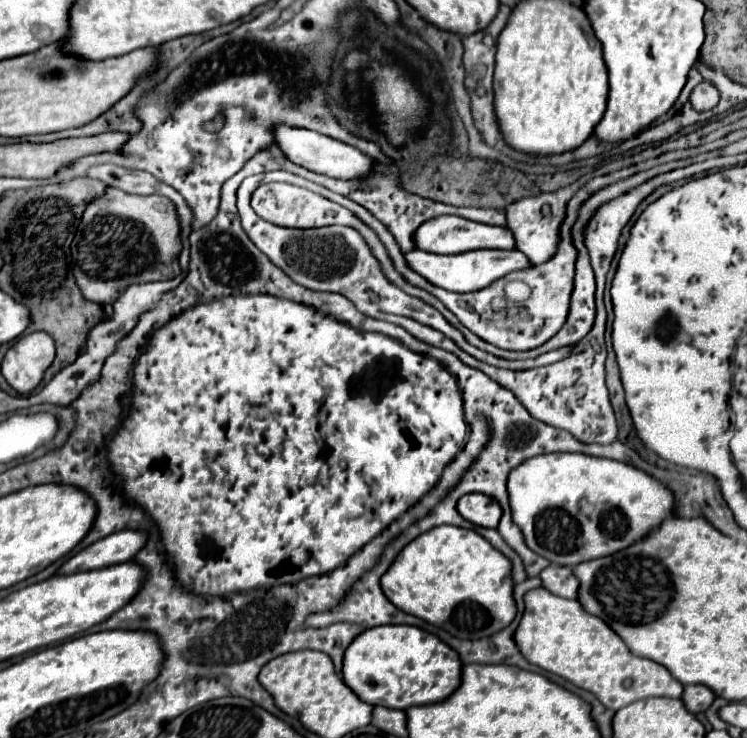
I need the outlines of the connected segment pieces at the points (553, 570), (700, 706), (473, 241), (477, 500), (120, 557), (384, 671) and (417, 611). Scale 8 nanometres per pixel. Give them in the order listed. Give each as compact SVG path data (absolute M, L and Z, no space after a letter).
M549 565L547 569L543 569L543 573L539 573L539 577L541 577L541 585L549 589L553 595L559 595L565 599L577 599L579 581L575 579L569 567Z
M685 685L683 697L681 697L689 713L705 711L713 703L713 699L715 699L715 693L705 685Z
M443 215L433 217L431 221L423 221L423 225L419 225L419 229L415 231L415 247L439 255L457 255L475 249L515 249L515 239L513 233L507 231L507 227L493 227L467 221L457 215Z
M481 493L463 495L457 501L457 511L461 513L463 519L467 519L479 527L497 527L499 517L501 517L499 503L487 495L481 495Z
M127 529L127 531L111 533L109 537L103 537L93 545L81 549L77 555L65 561L55 575L69 575L77 571L93 571L117 563L127 563L135 557L135 553L139 553L143 545L145 545L145 533L141 531Z
M379 625L353 639L343 657L343 681L369 705L407 709L447 699L461 683L461 659L433 633L411 625Z
M451 525L435 527L415 537L415 541L407 543L381 577L381 589L397 609L415 615L435 627L447 623L447 631L459 639L491 637L493 633L505 629L517 613L513 601L511 563L507 561L507 557L503 557L503 553L499 553L493 545L489 545L489 541L479 537L473 529L461 529Z

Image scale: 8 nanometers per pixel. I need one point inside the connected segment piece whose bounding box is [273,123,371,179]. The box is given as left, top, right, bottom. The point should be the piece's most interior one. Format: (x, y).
(311, 150)

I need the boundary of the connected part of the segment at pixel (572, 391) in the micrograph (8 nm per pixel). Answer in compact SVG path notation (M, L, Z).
M391 315L391 317L387 317L387 321L403 327L405 331L409 331L415 339L419 339L423 343L429 343L429 345L435 345L435 347L455 353L465 365L483 371L495 383L509 389L535 419L539 419L551 427L565 429L583 443L611 445L611 441L617 441L617 435L619 435L617 419L615 419L613 407L609 403L607 387L605 387L605 357L607 355L605 355L603 343L599 343L601 351L585 349L581 353L573 353L573 355L569 355L557 363L545 365L545 367L535 367L535 369L527 369L527 371L507 371L507 369L497 369L487 363L481 363L475 357L469 357L443 333L439 333L427 325L421 325L417 321L409 321L409 317Z

